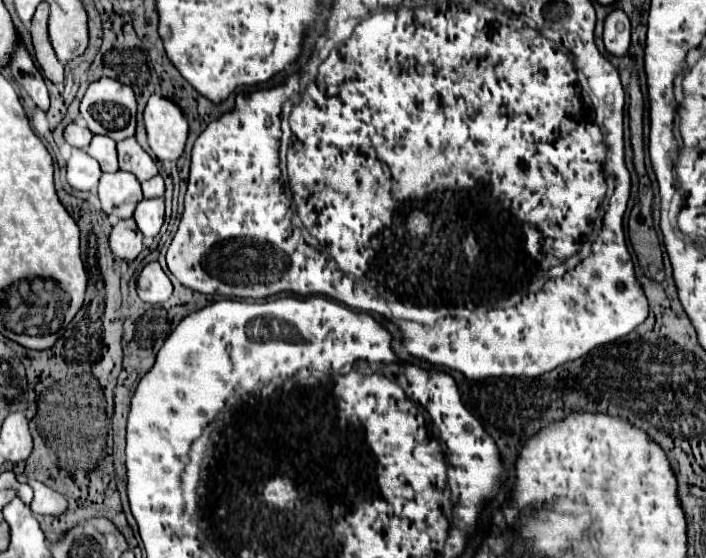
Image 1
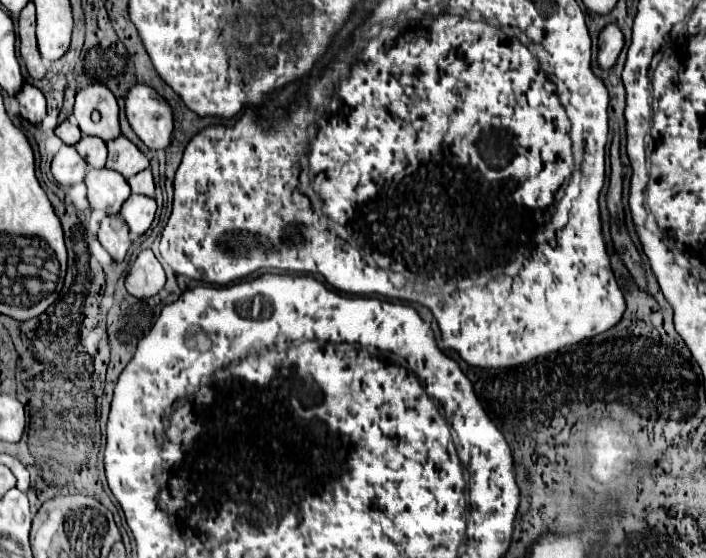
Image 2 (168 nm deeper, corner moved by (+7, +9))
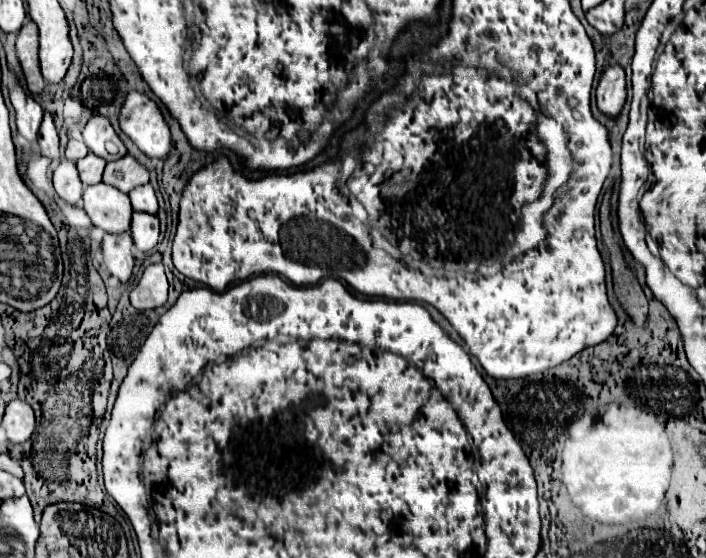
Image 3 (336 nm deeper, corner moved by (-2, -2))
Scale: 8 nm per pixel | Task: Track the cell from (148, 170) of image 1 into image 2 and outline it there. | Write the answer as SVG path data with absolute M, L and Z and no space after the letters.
M119 135L115 141L107 141L107 149L109 157L105 167L119 171L127 179L149 167L149 159L125 135Z

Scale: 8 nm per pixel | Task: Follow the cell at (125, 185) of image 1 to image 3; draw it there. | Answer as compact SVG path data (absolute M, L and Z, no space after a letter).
M96 184L84 190L84 210L90 216L96 228L102 228L110 234L122 234L130 230L132 206L128 194L106 186Z

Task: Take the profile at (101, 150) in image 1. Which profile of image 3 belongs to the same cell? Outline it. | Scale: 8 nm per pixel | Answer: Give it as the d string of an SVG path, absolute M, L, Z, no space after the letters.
M88 154L82 160L78 160L76 162L76 168L78 168L78 174L80 174L82 184L84 186L90 186L90 184L102 182L104 166L106 166L106 160L100 158L100 156L96 156L96 154Z

